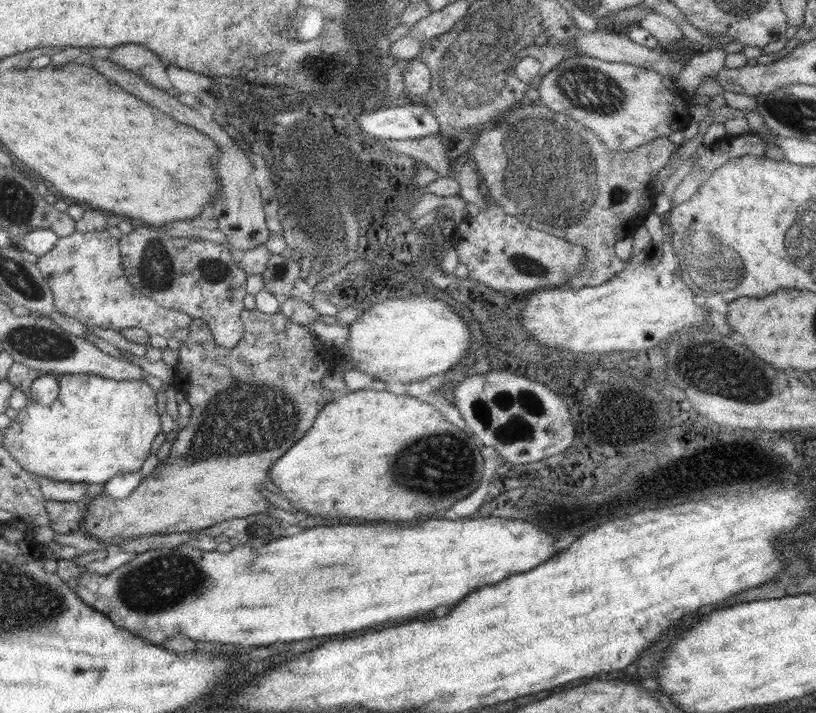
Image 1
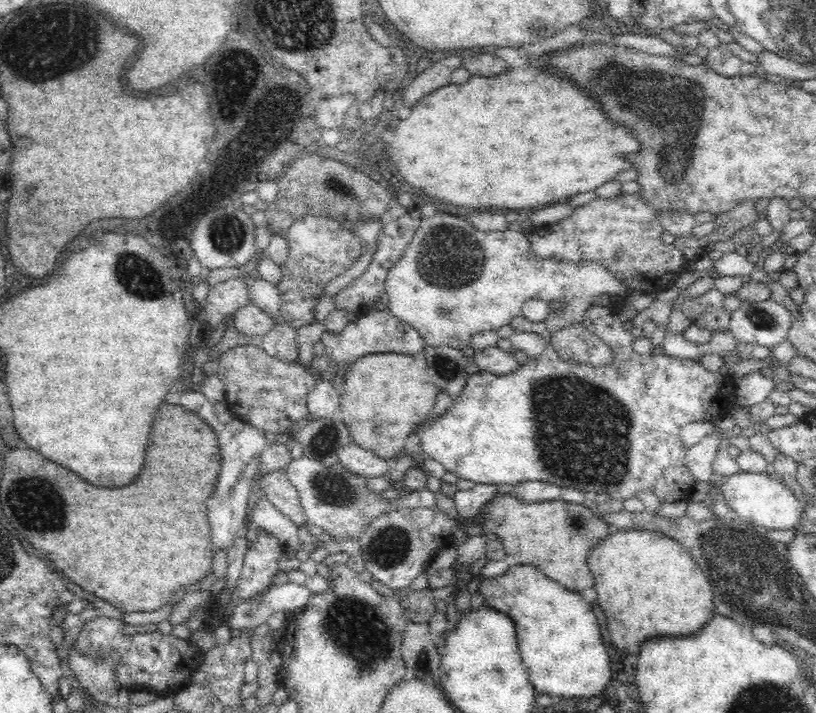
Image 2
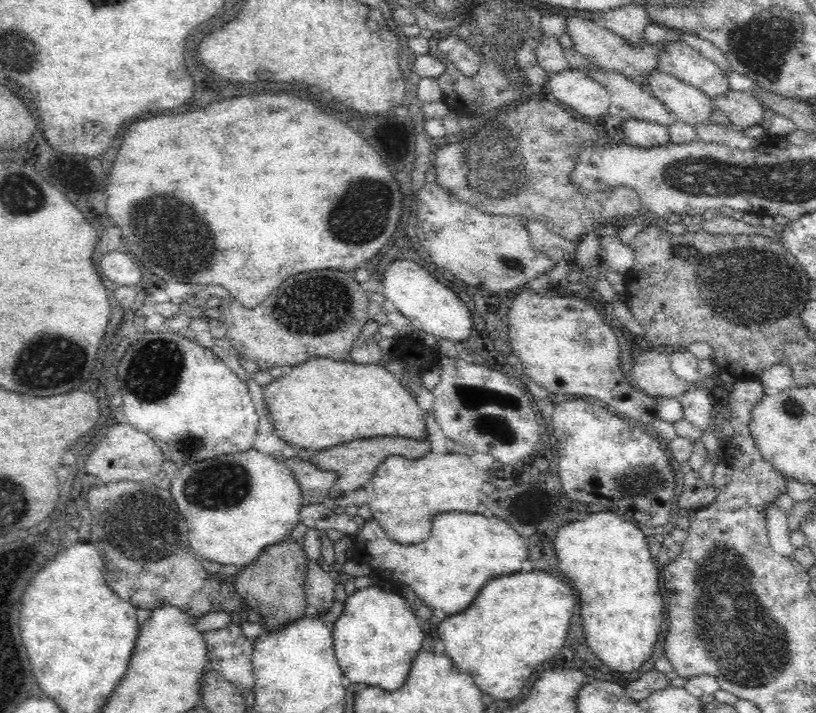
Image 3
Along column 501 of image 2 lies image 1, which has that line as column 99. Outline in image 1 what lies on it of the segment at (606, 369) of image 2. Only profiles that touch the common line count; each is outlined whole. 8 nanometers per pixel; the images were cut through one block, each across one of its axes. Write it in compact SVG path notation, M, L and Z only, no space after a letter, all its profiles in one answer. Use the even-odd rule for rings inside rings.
M20 362L12 363L7 379L15 388L24 392L28 404L19 410L8 428L2 430L2 447L20 463L22 469L36 477L46 477L64 482L104 484L113 476L138 472L144 460L150 456L152 441L162 431L157 393L145 380L117 381L93 374L58 374L59 394L50 406L38 404L31 394L32 382L44 373Z

